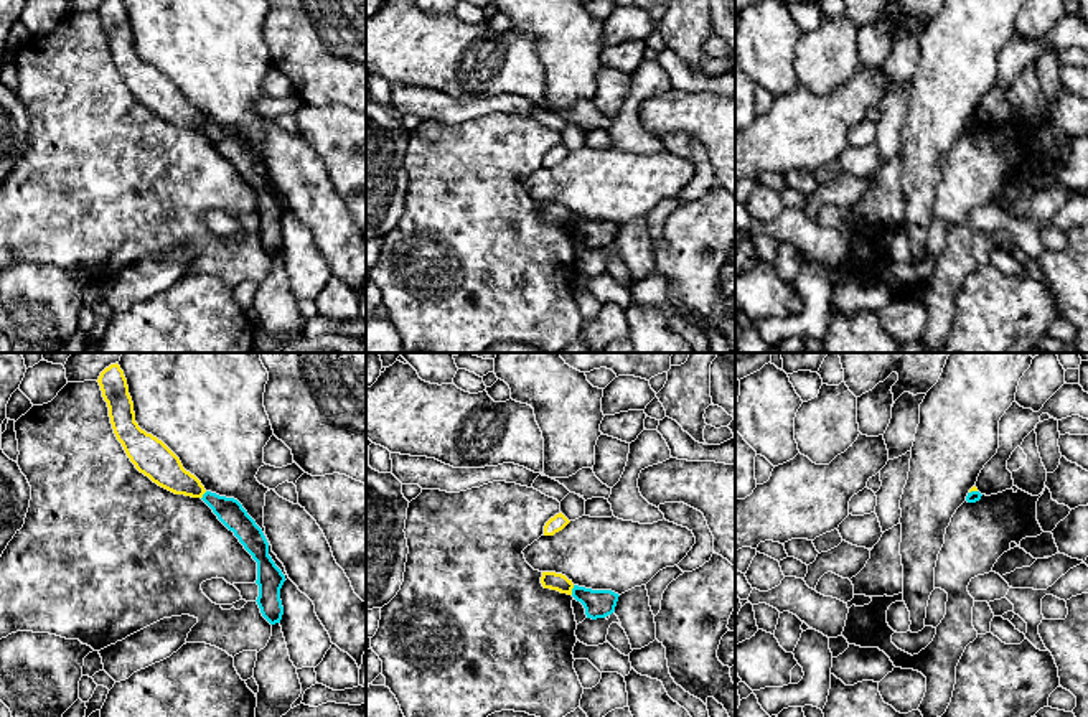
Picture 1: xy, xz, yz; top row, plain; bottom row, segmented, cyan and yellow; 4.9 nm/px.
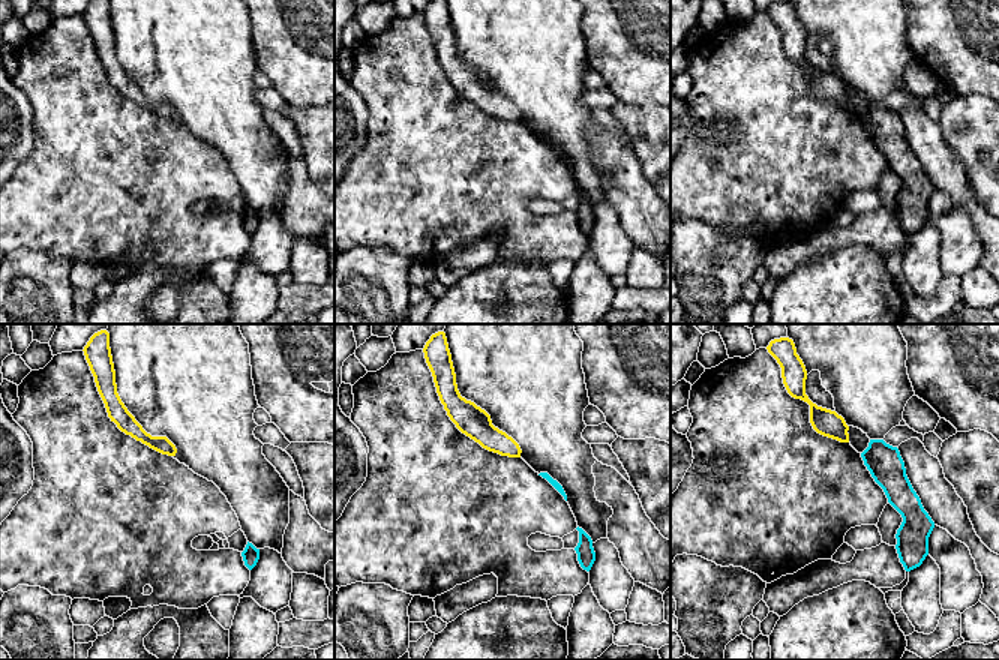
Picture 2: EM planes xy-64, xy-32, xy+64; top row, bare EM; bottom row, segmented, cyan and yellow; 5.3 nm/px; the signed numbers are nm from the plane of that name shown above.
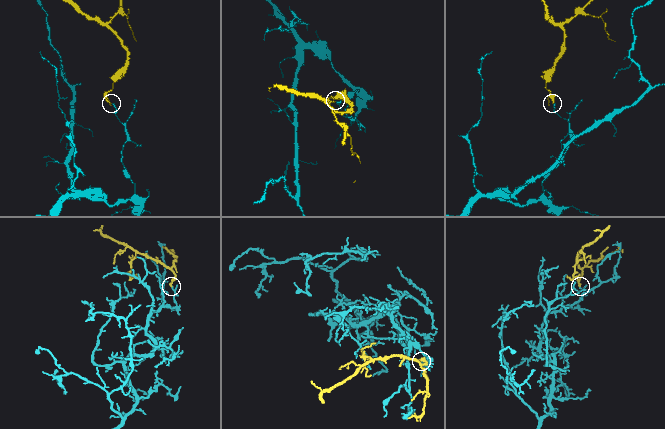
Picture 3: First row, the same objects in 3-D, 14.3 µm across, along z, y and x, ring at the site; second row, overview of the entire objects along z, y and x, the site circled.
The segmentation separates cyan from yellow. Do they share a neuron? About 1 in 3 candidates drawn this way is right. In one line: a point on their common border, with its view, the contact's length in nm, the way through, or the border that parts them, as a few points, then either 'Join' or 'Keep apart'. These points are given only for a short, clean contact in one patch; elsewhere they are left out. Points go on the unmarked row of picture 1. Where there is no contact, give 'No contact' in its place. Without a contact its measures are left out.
Touches cyan at xz (572, 221). Shared border 50 nm. Boundary: xz (574, 216), (571, 224). Keep apart

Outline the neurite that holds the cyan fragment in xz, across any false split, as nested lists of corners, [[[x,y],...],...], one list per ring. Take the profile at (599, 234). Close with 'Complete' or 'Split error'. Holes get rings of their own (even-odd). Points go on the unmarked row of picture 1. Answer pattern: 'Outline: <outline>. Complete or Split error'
Outline: [[[574,216],[572,227],[585,239],[587,249],[605,249],[615,242],[618,224],[612,221],[592,221]]]. Complete

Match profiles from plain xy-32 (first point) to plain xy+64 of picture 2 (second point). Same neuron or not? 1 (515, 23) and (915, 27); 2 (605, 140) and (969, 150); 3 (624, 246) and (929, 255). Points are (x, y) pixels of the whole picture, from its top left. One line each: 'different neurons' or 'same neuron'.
1: different neurons
2: different neurons
3: different neurons

